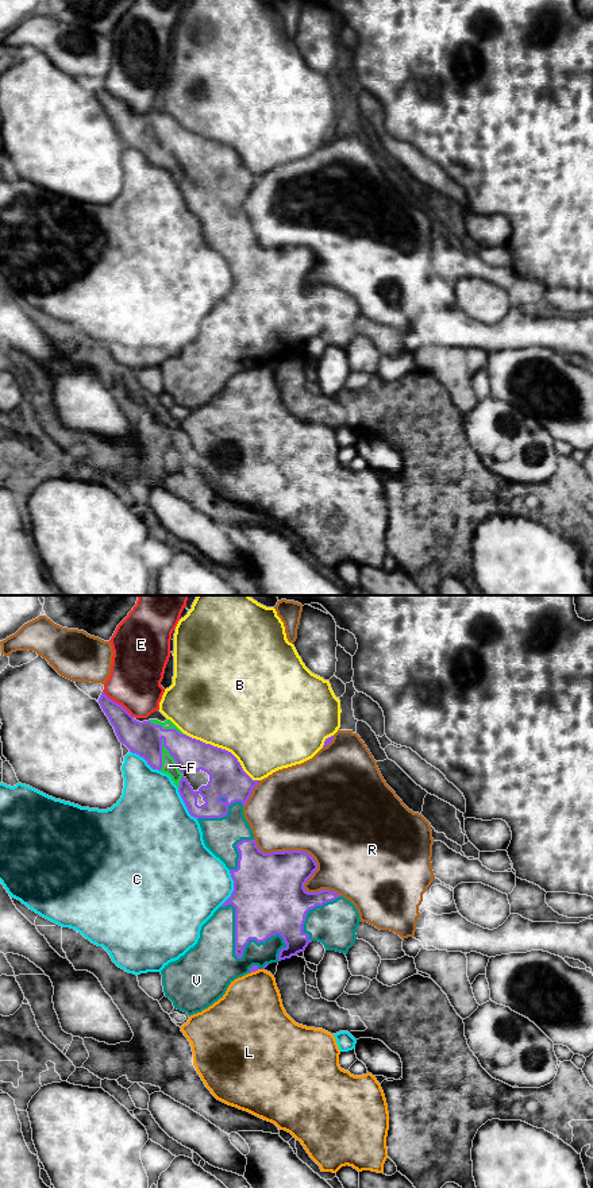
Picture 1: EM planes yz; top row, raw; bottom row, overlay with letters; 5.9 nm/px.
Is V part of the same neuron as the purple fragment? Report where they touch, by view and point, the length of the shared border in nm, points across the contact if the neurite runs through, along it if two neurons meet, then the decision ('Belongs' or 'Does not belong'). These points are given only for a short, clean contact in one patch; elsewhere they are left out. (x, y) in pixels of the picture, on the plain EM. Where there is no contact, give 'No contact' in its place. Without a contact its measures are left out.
Touches purple at yz (242, 348). Shared border 480 nm. Belongs

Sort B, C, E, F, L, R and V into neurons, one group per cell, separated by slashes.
B / C / E / F V / L / R

